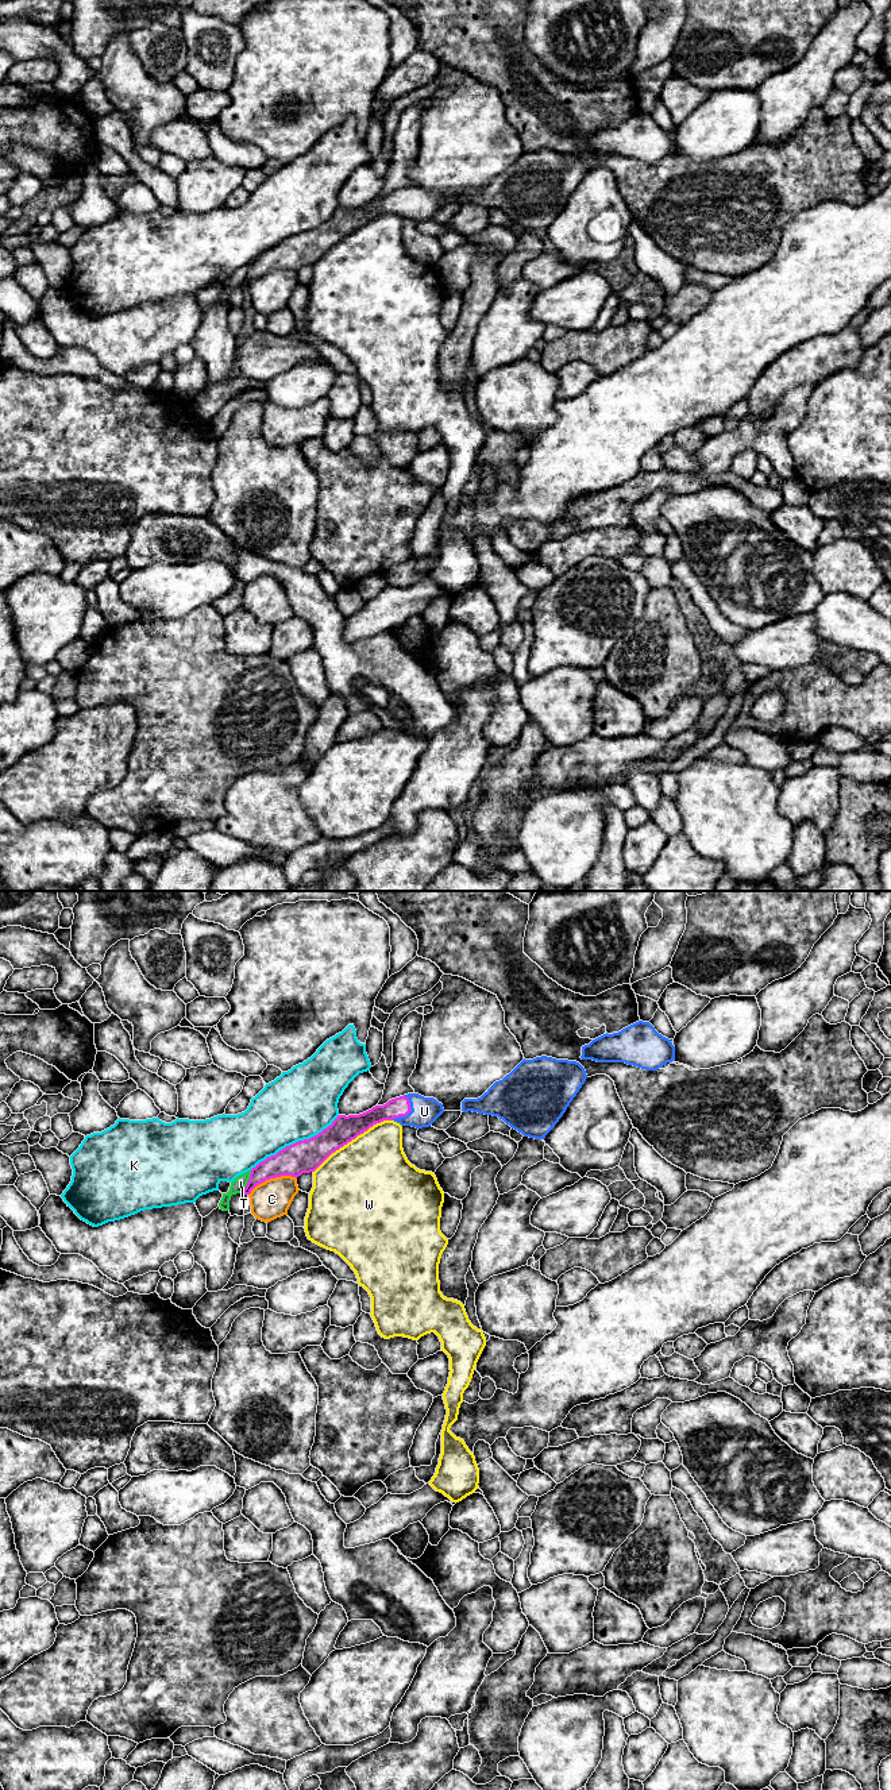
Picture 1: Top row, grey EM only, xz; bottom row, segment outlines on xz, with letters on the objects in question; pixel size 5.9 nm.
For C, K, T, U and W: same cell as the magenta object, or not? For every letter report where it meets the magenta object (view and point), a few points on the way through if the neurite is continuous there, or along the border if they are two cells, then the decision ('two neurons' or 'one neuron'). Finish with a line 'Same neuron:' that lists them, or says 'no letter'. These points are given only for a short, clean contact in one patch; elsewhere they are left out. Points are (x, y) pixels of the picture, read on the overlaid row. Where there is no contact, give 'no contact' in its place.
C: meets magenta in xz at (272, 1177); two neurons
K: meets magenta in xz at (296, 1142); two neurons
T: meets magenta in xz at (249, 1181); two neurons
U: meets magenta in xz at (408, 1113); one neuron
W: meets magenta in xz at (353, 1138); two neurons
Same neuron: U

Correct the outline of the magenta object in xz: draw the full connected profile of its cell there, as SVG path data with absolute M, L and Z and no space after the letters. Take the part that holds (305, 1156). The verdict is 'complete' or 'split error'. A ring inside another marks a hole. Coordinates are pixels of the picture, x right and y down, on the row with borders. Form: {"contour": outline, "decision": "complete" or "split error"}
{"contour": "M408 1093L375 1106L359 1115L339 1115L331 1126L317 1135L298 1141L275 1156L267 1157L251 1169L244 1195L266 1180L315 1172L332 1153L383 1120L401 1126L429 1127L444 1112L443 1104L433 1097Z", "decision": "split error"}

